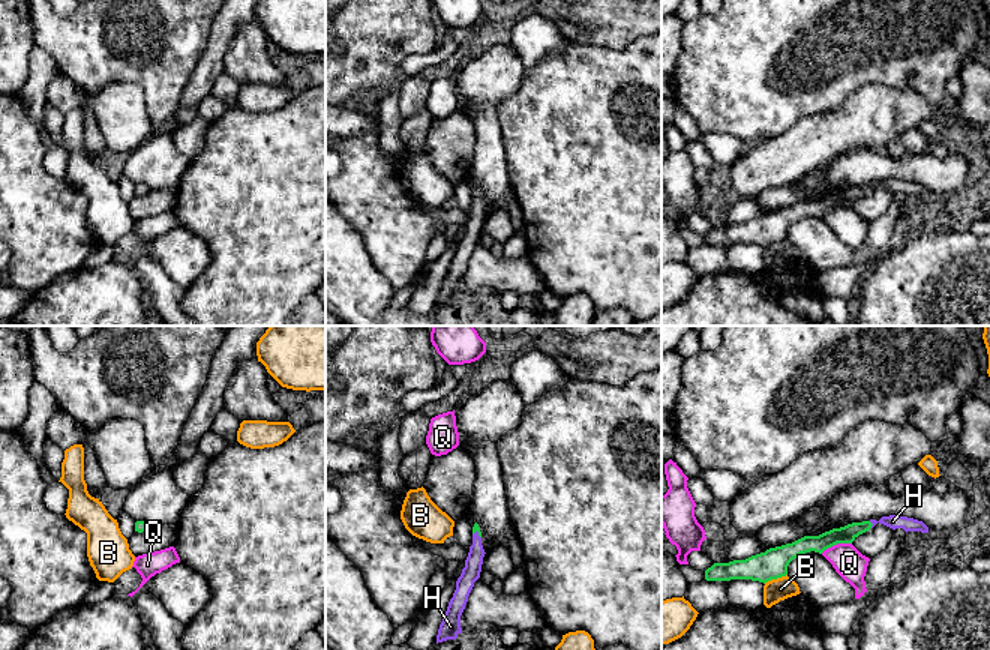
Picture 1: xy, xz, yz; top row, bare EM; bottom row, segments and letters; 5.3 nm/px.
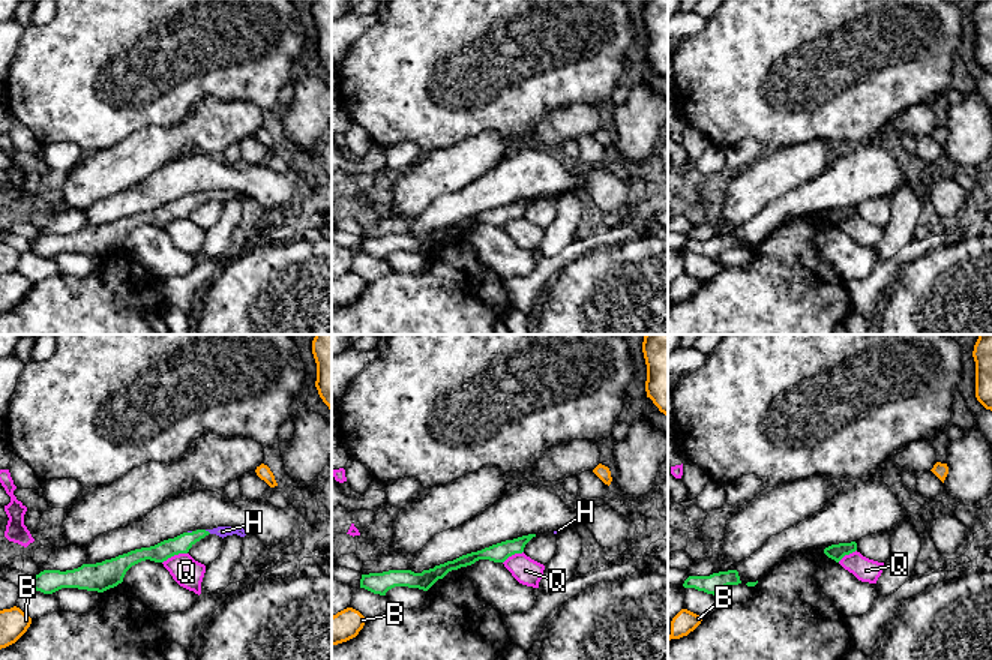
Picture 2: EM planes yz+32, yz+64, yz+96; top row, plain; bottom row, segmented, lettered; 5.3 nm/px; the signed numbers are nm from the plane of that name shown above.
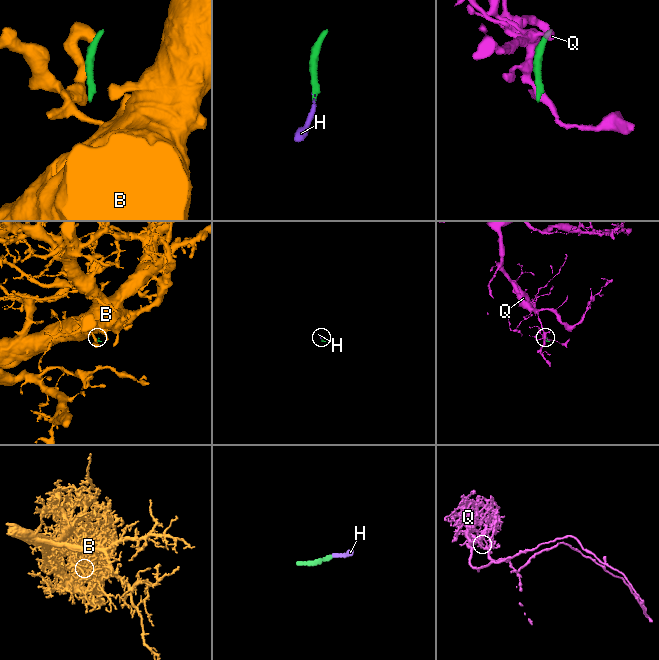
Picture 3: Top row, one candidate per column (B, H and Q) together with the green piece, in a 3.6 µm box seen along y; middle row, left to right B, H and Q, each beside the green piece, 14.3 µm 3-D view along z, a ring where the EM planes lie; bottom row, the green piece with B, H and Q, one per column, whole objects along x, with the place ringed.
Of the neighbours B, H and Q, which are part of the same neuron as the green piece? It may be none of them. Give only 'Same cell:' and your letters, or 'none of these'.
Same cell: H

